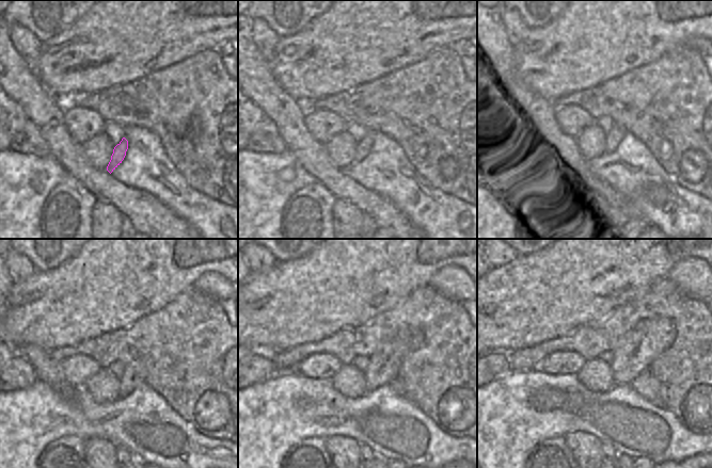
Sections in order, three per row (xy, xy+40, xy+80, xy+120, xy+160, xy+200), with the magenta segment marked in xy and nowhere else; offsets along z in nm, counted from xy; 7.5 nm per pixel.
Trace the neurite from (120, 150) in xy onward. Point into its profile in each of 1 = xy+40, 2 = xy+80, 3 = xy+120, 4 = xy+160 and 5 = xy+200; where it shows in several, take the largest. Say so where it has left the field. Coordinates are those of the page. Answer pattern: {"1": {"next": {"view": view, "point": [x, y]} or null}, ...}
{"1": {"next": {"view": "xy+40", "point": [363, 147]}}, "2": {"next": {"view": "xy+80", "point": [613, 134]}}, "3": {"next": {"view": "xy+120", "point": [136, 372]}}, "4": {"next": {"view": "xy+160", "point": [383, 366]}}, "5": {"next": {"view": "xy+200", "point": [633, 354]}}}

